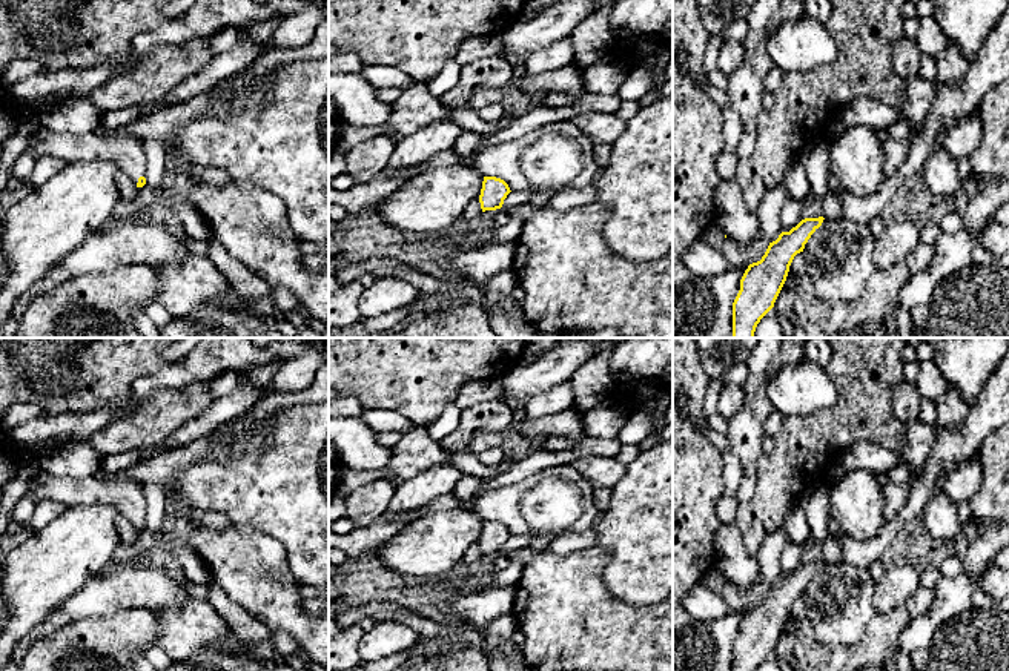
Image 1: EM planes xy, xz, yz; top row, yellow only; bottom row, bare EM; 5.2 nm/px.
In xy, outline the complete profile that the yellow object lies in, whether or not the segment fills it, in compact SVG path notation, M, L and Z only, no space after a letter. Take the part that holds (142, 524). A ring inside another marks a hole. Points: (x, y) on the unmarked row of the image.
M46 476L32 484L29 493L34 499L54 499L66 507L86 504L106 504L115 507L135 528L146 528L146 501L140 484L106 481L97 476L74 479L68 476Z

